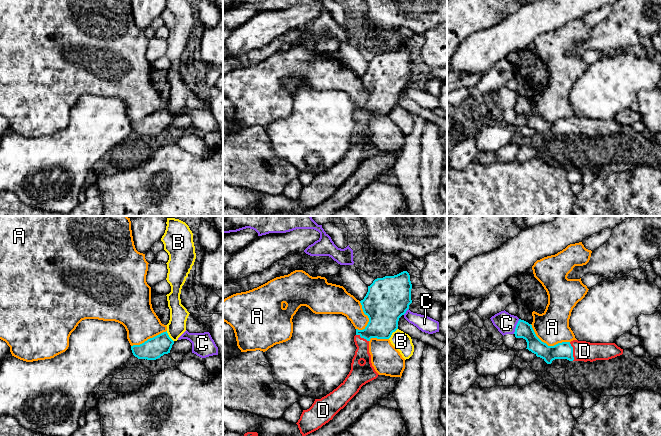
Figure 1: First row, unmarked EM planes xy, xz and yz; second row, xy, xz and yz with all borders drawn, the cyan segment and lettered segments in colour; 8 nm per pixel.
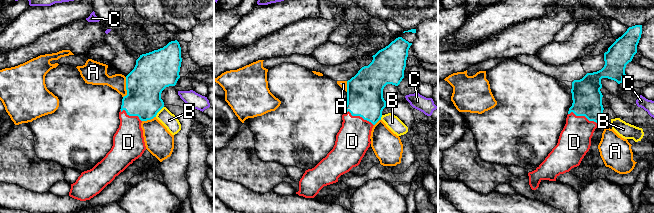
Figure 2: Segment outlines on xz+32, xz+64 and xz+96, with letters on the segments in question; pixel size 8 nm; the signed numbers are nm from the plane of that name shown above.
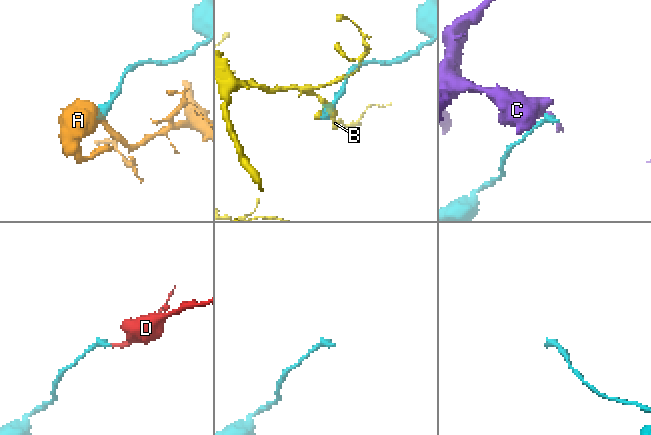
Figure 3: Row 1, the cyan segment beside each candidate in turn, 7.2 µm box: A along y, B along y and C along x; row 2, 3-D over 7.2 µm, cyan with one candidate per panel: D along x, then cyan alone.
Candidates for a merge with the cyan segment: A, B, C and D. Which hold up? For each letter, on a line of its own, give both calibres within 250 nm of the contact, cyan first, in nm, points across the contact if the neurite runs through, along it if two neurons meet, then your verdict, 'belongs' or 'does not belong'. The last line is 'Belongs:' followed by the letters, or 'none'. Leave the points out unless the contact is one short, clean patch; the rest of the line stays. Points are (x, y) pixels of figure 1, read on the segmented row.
A: 140/280 nm | does not belong
B: 340/150 nm | along xz (397, 328), (388, 338) | does not belong
C: 130/160 nm | along yz (519, 319), (513, 333) | does not belong
D: 140/160 nm | across yz (564, 350), (572, 351), (584, 351) | belongs
Belongs: D

